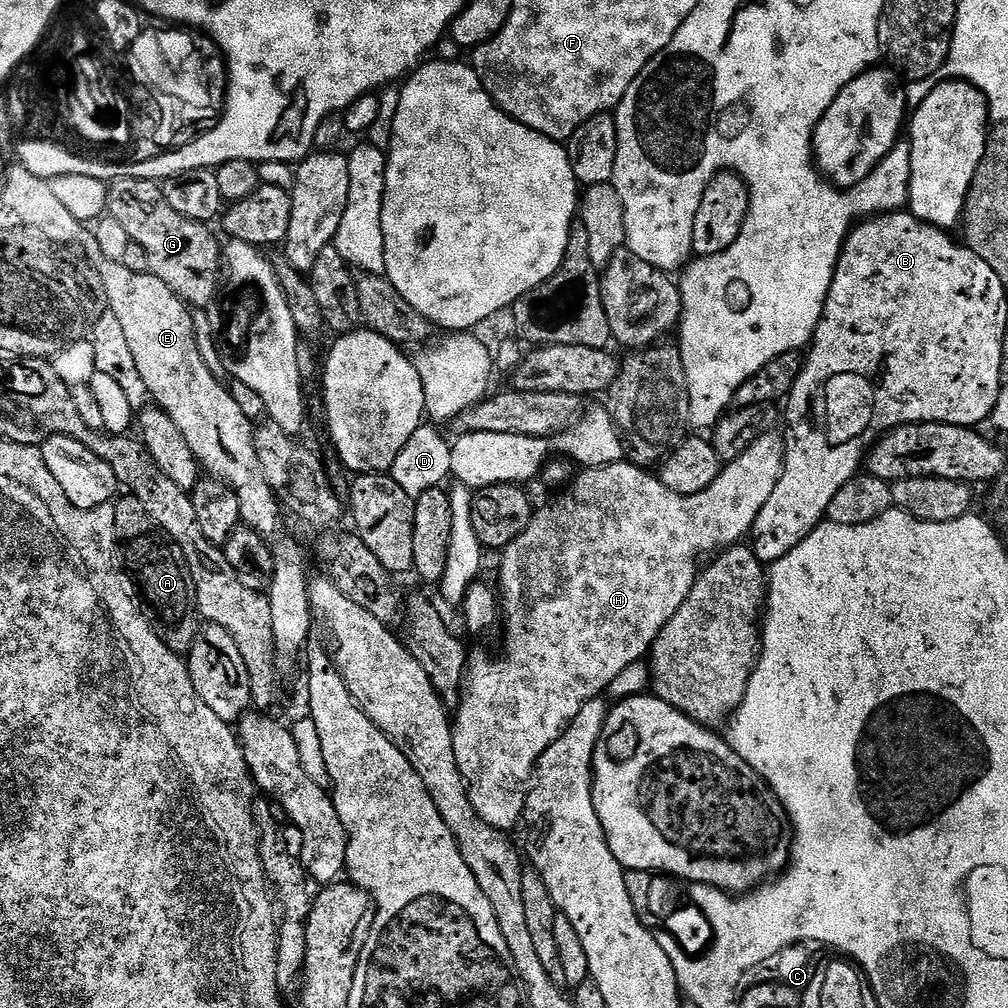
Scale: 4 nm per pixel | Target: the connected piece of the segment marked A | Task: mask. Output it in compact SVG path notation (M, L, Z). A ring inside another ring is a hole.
M134 495L122 496L114 504L116 538L123 563L138 589L144 616L171 652L187 654L202 627L202 617L196 610L196 587L190 566L176 539L154 522L145 504Z

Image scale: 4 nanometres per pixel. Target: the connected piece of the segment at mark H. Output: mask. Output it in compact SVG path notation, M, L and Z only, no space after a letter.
M779 431L764 432L753 444L748 447L738 458L727 461L721 467L718 478L706 486L698 494L683 496L674 494L674 490L666 490L662 486L659 475L642 469L637 464L621 462L619 464L607 464L597 468L584 468L575 473L574 479L567 485L565 496L549 502L545 508L537 507L532 513L530 526L514 538L507 548L503 549L500 560L500 588L498 584L498 600L502 605L502 628L504 624L504 656L495 660L484 652L473 651L468 658L468 675L462 689L460 707L455 709L454 723L452 726L452 741L454 742L454 758L458 762L458 770L464 779L464 785L468 791L470 802L474 810L478 810L478 818L490 826L501 830L509 830L515 824L519 825L524 818L524 807L528 801L528 789L536 774L536 763L542 758L542 754L551 749L557 740L565 735L566 729L572 720L580 713L586 702L603 697L607 693L610 682L626 670L626 666L641 663L651 653L652 644L658 638L658 634L678 614L678 606L686 602L690 590L694 586L698 575L696 559L699 556L711 557L721 550L739 545L740 540L751 533L754 522L774 494L774 486L778 486L778 478L782 478L784 469L784 437Z

